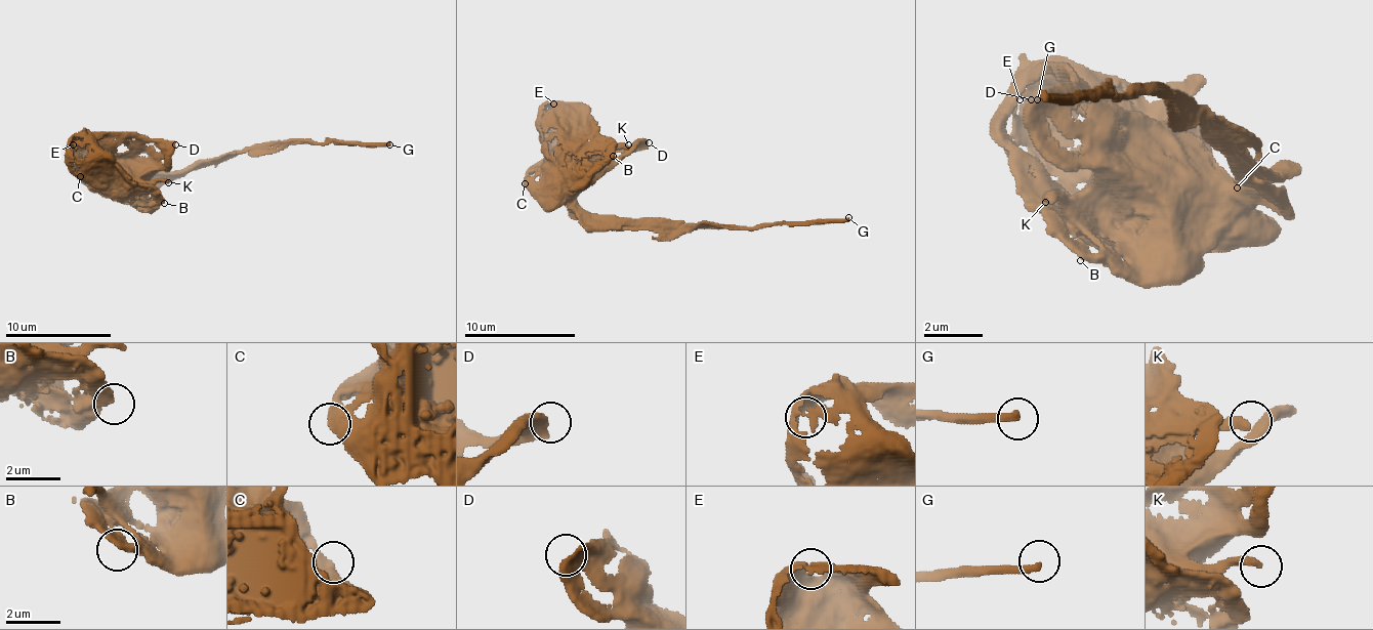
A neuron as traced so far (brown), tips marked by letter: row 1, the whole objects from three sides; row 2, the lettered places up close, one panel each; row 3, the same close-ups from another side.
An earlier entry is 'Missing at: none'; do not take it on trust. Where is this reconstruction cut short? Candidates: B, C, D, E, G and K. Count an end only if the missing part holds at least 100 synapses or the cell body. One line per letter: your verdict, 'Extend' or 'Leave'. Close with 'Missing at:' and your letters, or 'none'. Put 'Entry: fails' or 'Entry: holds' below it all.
B: Leave
C: Leave
D: Leave
E: Leave
G: Extend
K: Leave
Missing at: G
Entry: fails

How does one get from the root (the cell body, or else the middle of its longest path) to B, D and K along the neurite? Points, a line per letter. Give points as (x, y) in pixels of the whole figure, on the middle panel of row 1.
B: (582, 164), (590, 154), (613, 156)
D: (582, 164), (611, 164), (638, 144), (649, 142)
K: (582, 164), (598, 148), (628, 144)

